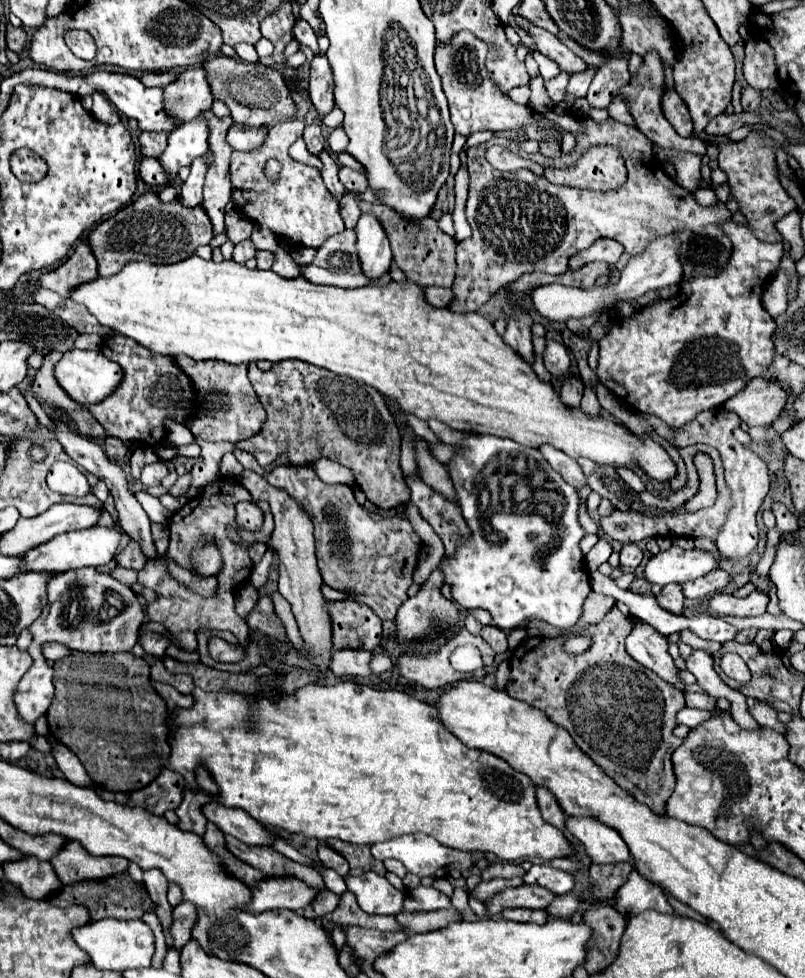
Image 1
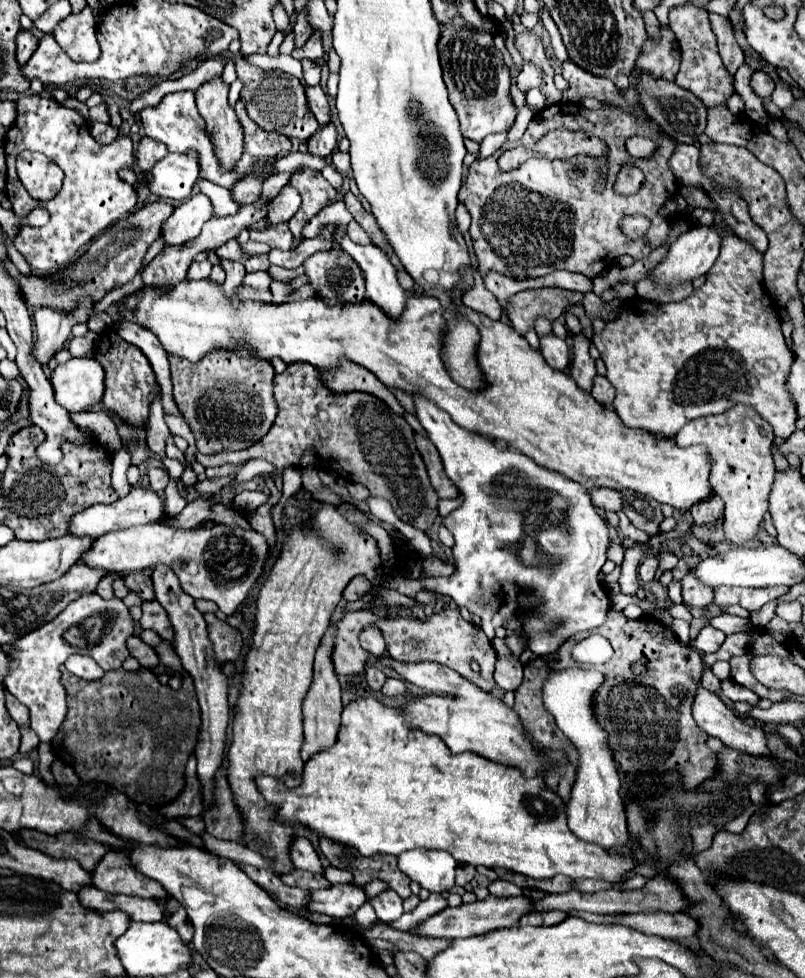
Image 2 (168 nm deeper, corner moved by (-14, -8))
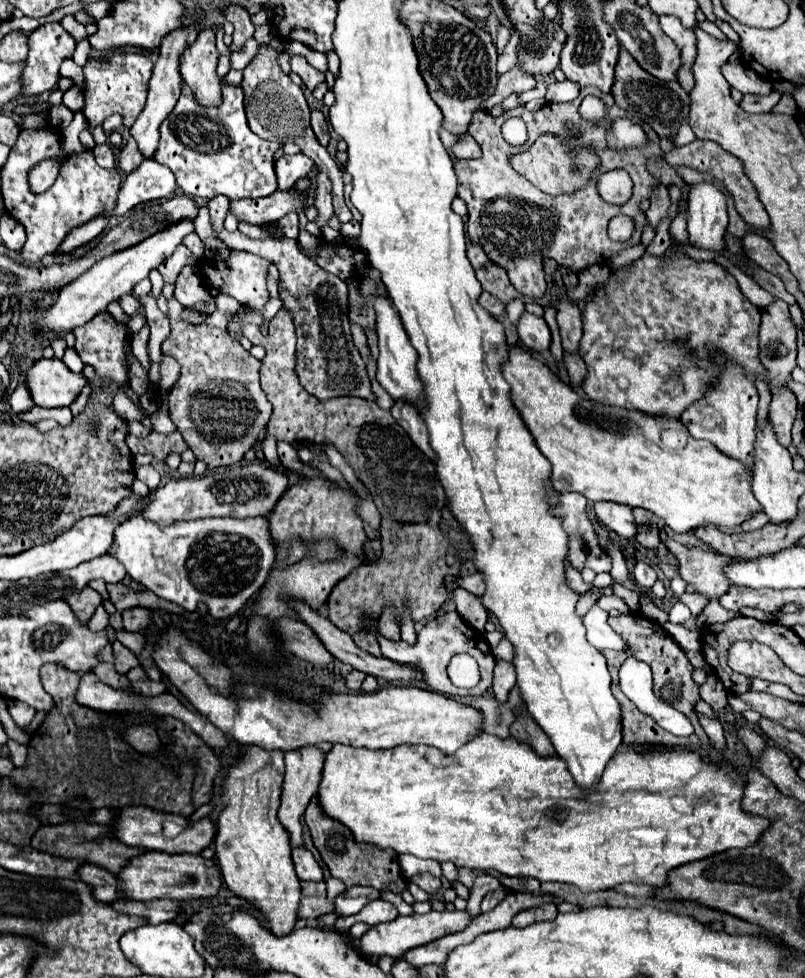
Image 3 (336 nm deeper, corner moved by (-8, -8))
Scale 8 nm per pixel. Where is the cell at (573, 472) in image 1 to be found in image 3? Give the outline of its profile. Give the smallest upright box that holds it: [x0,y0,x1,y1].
[595,502,637,538]

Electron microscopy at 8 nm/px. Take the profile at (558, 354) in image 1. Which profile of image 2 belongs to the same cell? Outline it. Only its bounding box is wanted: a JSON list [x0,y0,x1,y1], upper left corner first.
[541,336,569,370]

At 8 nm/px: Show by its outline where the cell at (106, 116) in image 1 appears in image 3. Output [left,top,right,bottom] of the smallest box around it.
[63,86,83,112]

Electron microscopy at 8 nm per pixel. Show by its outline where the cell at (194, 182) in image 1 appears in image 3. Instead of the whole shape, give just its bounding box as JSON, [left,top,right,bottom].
[43,220,195,332]

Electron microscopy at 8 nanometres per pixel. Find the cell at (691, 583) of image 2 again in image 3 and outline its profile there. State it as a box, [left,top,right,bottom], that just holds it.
[665,540,737,598]

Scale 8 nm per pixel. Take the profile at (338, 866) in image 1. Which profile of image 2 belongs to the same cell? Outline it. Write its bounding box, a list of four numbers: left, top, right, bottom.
[325,866,353,884]

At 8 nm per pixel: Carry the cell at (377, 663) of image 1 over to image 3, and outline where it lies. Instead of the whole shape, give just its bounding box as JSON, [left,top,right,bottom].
[345,670,365,692]

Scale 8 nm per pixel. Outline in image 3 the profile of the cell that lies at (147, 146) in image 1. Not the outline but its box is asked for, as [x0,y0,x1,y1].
[117,138,145,174]

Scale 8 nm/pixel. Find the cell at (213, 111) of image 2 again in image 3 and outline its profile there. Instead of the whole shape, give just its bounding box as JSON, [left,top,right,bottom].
[179,34,221,106]

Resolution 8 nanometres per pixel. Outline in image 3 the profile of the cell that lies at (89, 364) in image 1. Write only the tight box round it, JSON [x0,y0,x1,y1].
[25,358,87,408]

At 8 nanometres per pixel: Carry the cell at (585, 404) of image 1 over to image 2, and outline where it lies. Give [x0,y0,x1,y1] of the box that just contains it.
[591,376,615,406]

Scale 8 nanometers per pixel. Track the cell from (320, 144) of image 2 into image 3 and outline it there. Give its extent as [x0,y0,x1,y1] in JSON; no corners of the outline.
[275,154,313,190]

